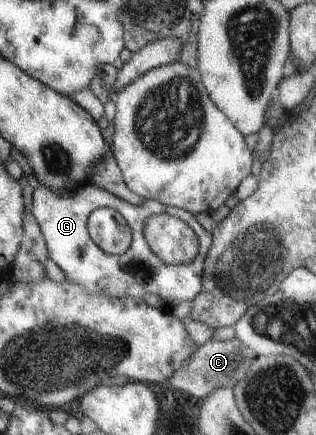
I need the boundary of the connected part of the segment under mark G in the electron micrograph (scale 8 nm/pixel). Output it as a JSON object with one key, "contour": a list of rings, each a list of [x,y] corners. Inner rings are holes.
{"contour":[[[87,182],[79,189],[72,191],[58,191],[41,184],[35,190],[34,197],[34,215],[39,219],[46,234],[52,259],[60,265],[69,282],[80,284],[93,293],[106,293],[117,298],[143,298],[143,294],[155,294],[174,304],[184,300],[193,300],[201,292],[204,262],[212,246],[212,232],[205,230],[195,219],[195,215],[189,211],[164,205],[155,199],[145,199],[141,204],[134,205],[103,190],[93,182]],[[101,207],[114,208],[120,212],[132,228],[132,241],[125,254],[109,254],[92,241],[87,227],[88,216],[91,211]],[[161,213],[184,220],[198,234],[200,250],[190,263],[166,265],[149,248],[143,236],[144,220],[149,215]]]}

